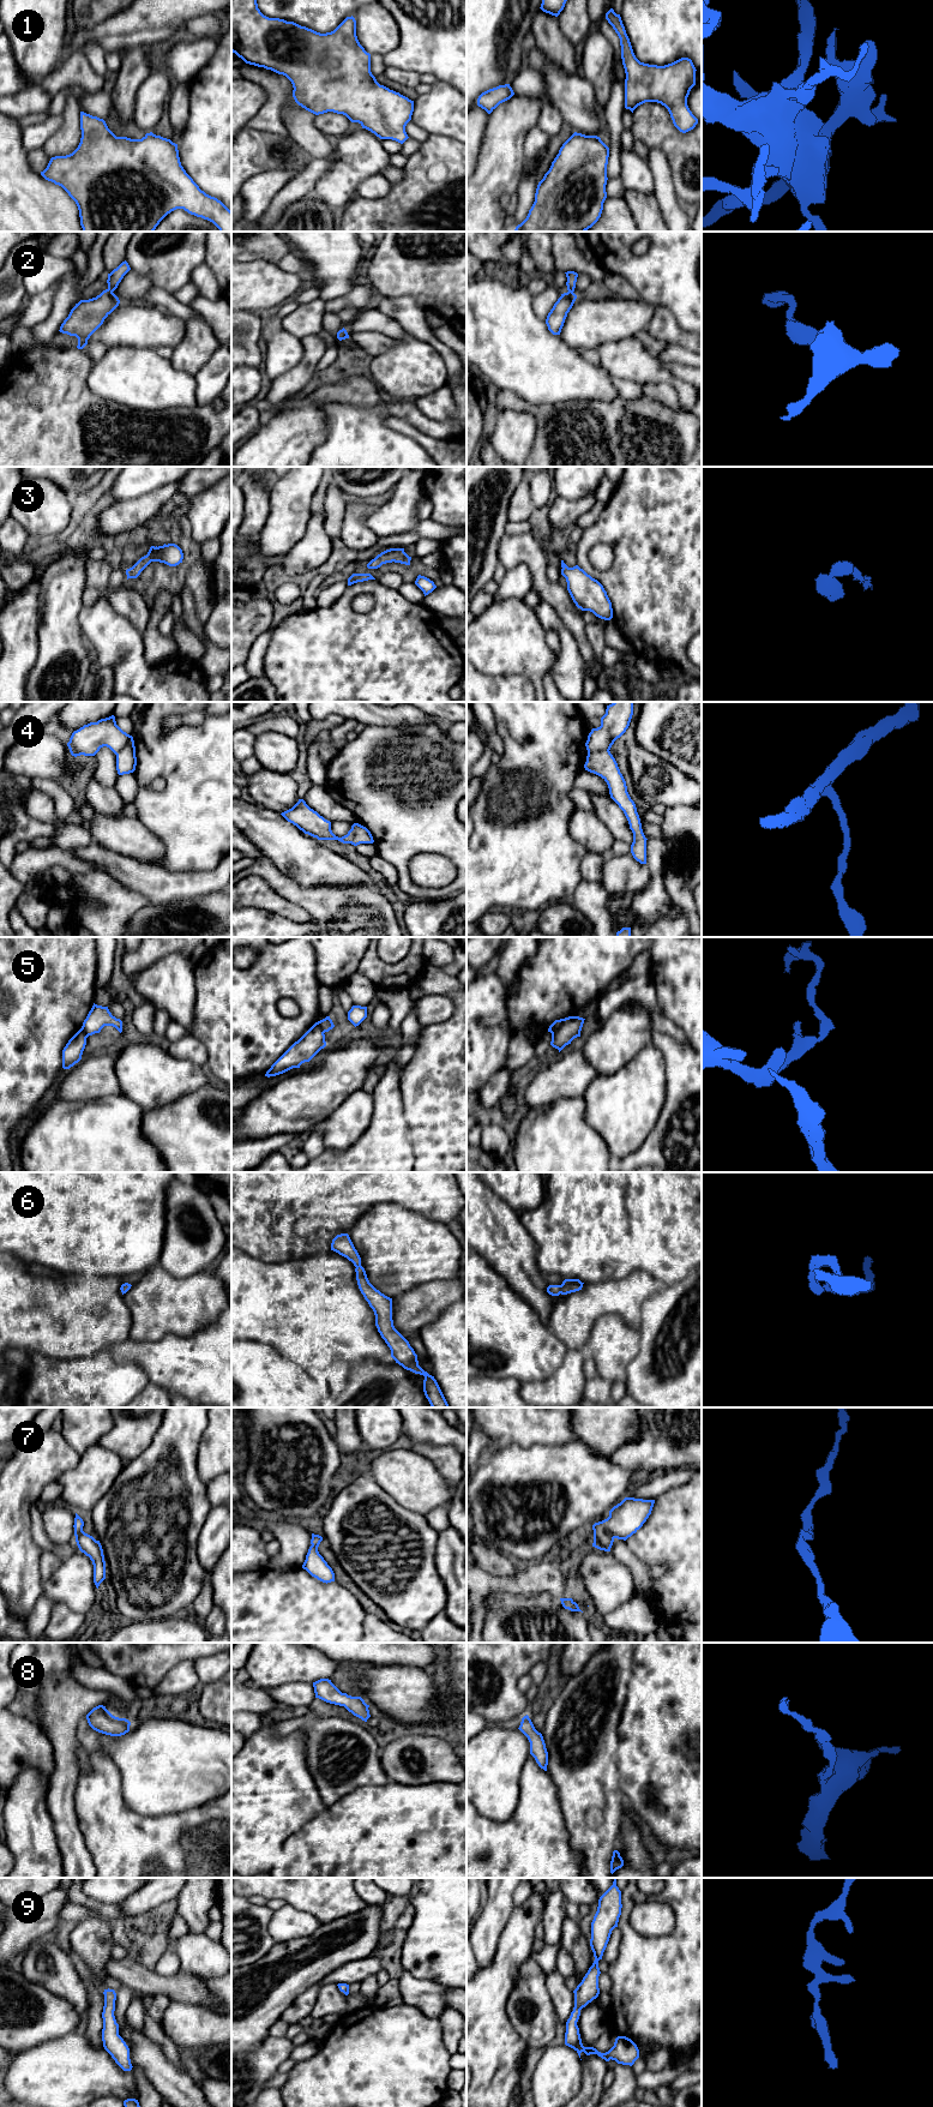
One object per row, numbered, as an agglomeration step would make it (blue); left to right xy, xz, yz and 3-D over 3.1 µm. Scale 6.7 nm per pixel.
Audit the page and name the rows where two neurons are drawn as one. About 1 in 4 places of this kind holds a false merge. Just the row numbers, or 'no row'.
4, 5

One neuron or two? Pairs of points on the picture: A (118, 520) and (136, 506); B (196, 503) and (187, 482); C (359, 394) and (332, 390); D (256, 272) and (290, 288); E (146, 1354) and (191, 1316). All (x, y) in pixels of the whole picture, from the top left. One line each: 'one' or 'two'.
A: one
B: two
C: one
D: one
E: two

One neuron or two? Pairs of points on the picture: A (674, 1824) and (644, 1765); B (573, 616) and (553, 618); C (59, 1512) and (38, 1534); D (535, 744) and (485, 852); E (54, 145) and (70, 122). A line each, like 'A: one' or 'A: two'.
A: one
B: two
C: two
D: one
E: one

